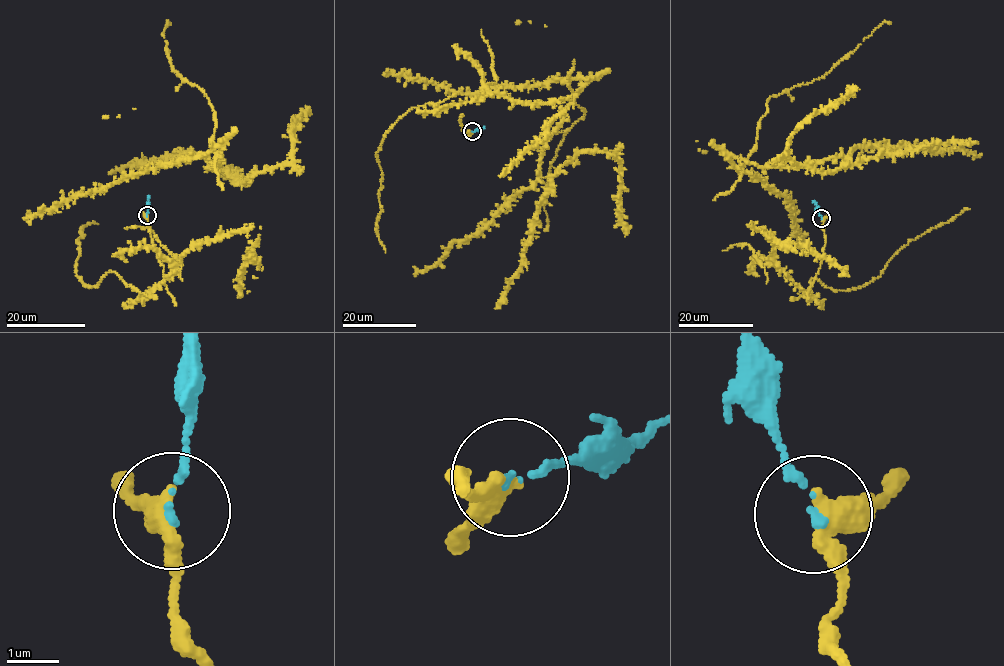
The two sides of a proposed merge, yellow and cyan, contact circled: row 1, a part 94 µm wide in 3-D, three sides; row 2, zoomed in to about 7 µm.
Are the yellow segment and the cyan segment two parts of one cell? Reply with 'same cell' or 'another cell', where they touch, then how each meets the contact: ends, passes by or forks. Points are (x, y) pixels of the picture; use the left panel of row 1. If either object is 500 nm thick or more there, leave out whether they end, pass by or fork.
same cell | (147, 215) | yellow passes by | cyan ends

